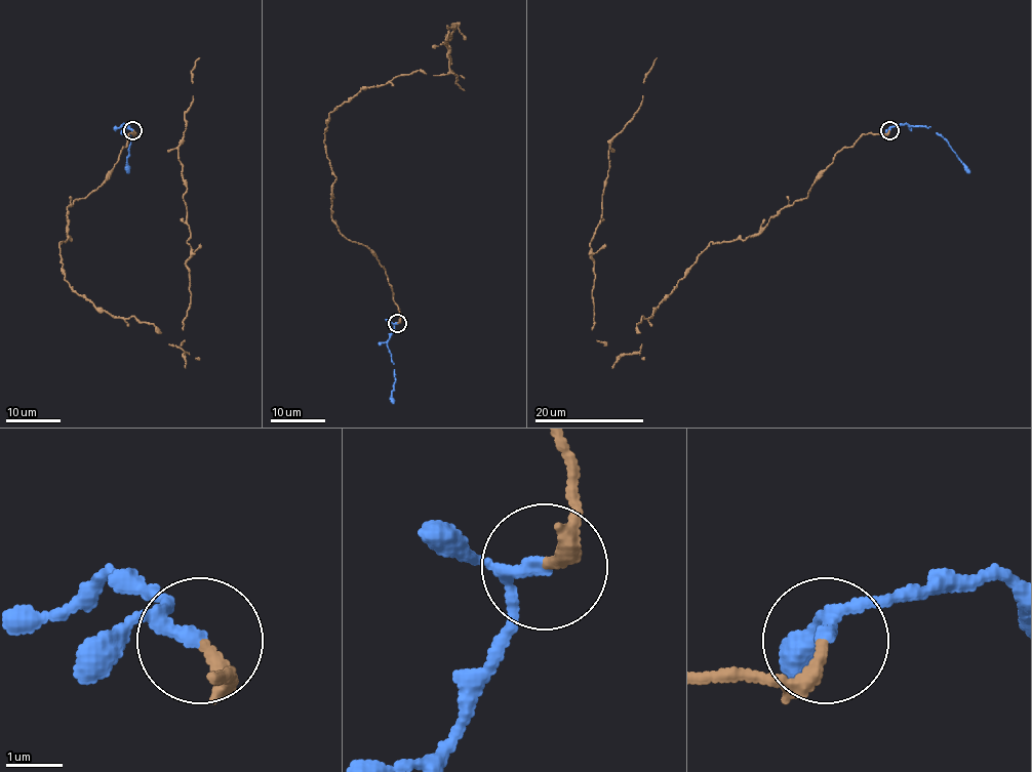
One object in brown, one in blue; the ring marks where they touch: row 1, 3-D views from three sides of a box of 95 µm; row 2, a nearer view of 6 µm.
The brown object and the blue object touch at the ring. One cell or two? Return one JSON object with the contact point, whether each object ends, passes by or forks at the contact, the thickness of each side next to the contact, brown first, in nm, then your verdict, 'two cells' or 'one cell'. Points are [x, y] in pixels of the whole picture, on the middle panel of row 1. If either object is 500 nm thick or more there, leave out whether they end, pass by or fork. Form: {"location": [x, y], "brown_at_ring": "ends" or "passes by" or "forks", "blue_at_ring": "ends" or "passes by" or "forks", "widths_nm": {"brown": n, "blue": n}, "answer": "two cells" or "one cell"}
{"location": [397, 323], "brown_at_ring": "passes by", "blue_at_ring": "passes by", "widths_nm": {"brown": 180, "blue": 190}, "answer": "one cell"}

